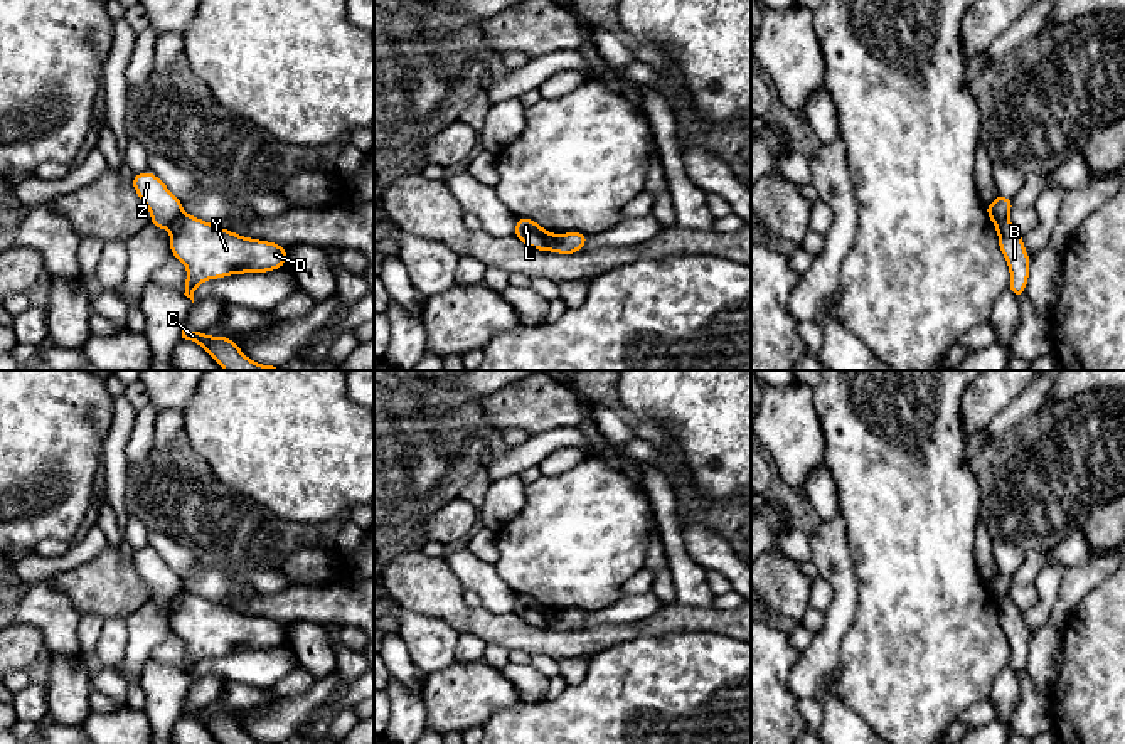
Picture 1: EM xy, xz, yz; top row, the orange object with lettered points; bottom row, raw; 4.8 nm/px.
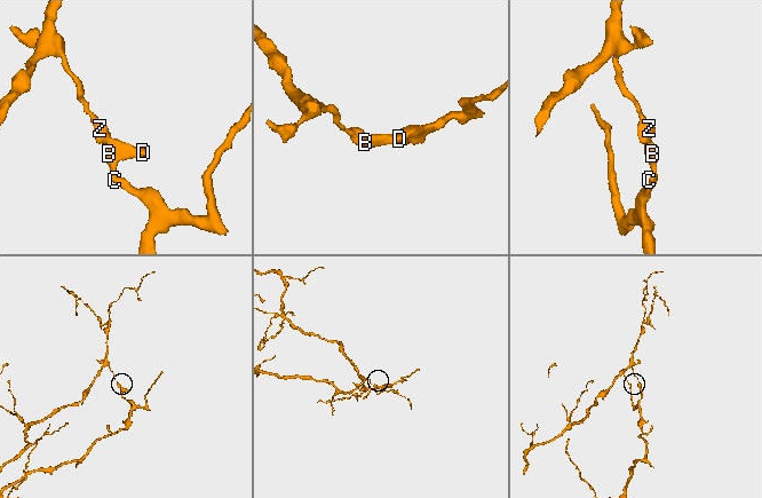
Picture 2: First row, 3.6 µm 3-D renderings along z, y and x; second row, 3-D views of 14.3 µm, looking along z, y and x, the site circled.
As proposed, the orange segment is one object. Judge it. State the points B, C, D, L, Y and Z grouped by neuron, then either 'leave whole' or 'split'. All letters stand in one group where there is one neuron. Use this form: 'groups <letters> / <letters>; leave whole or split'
groups B C D Y / L Z; split

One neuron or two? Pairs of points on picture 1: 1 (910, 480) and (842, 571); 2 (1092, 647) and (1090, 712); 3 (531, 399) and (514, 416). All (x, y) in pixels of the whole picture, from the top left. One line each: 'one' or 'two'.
1: two
2: one
3: one

